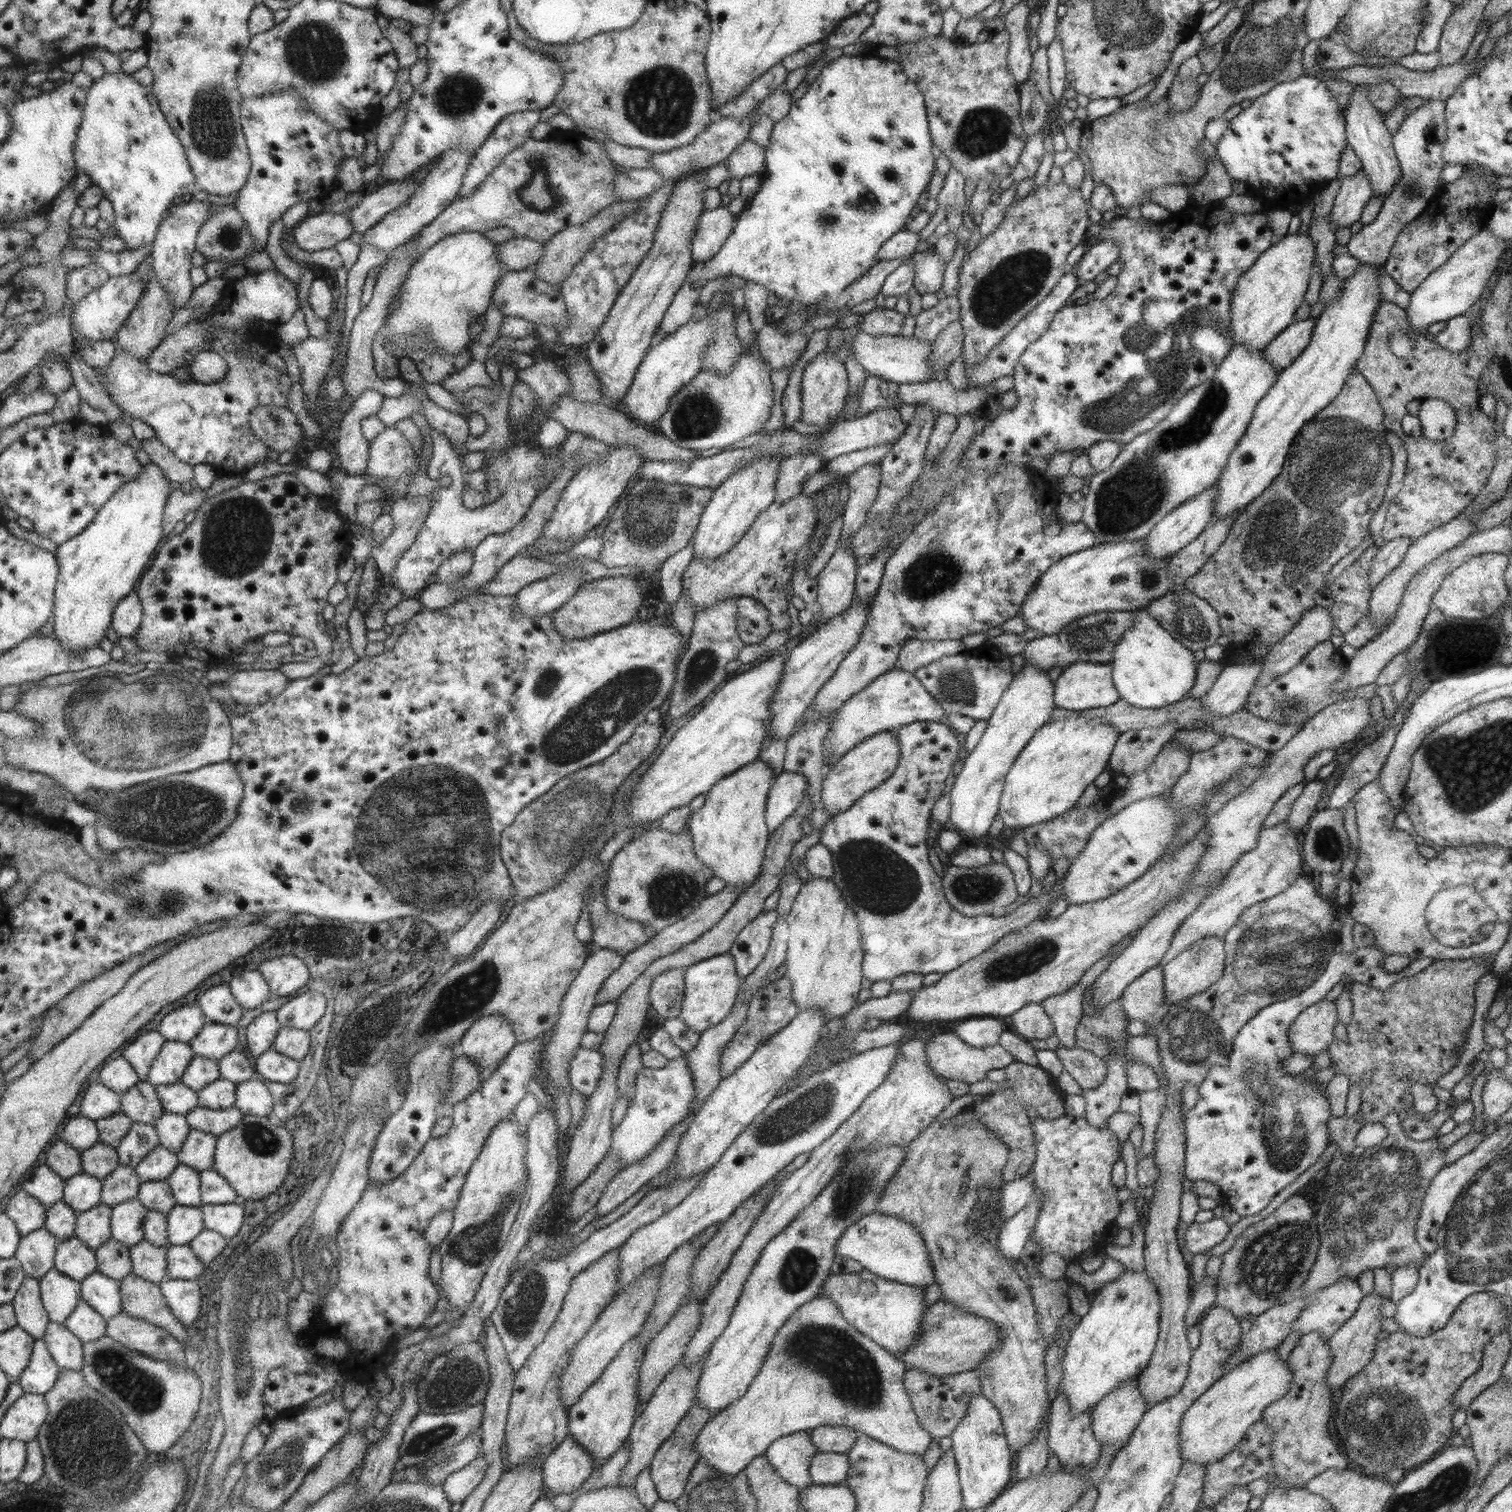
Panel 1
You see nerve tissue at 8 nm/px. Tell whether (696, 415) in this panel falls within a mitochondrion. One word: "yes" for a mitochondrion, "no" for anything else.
yes

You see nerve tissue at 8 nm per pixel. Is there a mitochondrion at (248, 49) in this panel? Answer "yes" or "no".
no

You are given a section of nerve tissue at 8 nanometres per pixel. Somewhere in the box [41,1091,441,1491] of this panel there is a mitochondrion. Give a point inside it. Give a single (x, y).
(89, 1429)

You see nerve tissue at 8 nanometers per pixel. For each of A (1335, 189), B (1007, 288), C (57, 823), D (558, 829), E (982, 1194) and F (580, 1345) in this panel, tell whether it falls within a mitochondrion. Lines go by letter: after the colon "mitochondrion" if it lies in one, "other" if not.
A: other
B: mitochondrion
C: other
D: mitochondrion
E: mitochondrion
F: other

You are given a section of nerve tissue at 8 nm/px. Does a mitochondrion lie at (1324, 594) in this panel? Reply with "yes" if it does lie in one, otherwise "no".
no

